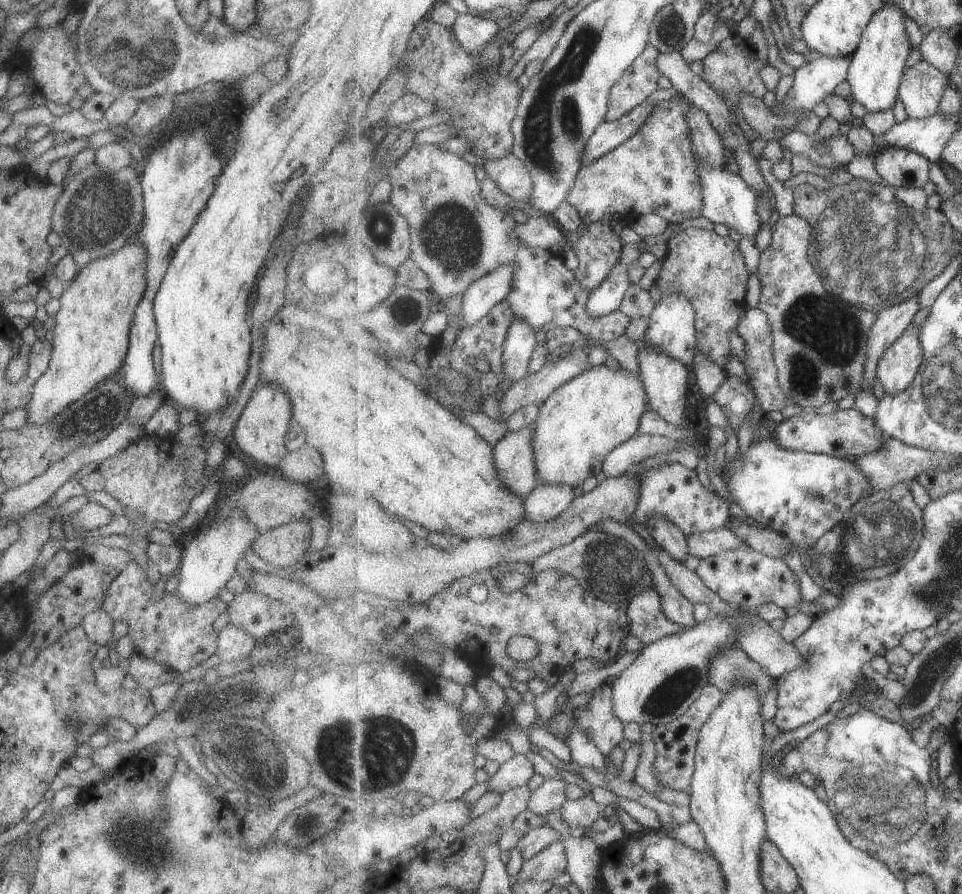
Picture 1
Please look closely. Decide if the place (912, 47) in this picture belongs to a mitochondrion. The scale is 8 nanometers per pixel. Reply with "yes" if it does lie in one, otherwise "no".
no

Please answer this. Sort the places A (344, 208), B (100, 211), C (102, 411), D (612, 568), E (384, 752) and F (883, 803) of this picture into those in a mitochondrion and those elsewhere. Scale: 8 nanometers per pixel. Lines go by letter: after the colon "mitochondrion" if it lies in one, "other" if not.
A: other
B: mitochondrion
C: mitochondrion
D: mitochondrion
E: mitochondrion
F: mitochondrion

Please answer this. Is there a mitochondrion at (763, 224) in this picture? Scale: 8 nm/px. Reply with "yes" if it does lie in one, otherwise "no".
no

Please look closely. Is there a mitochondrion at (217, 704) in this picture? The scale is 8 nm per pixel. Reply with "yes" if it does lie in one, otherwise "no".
yes

